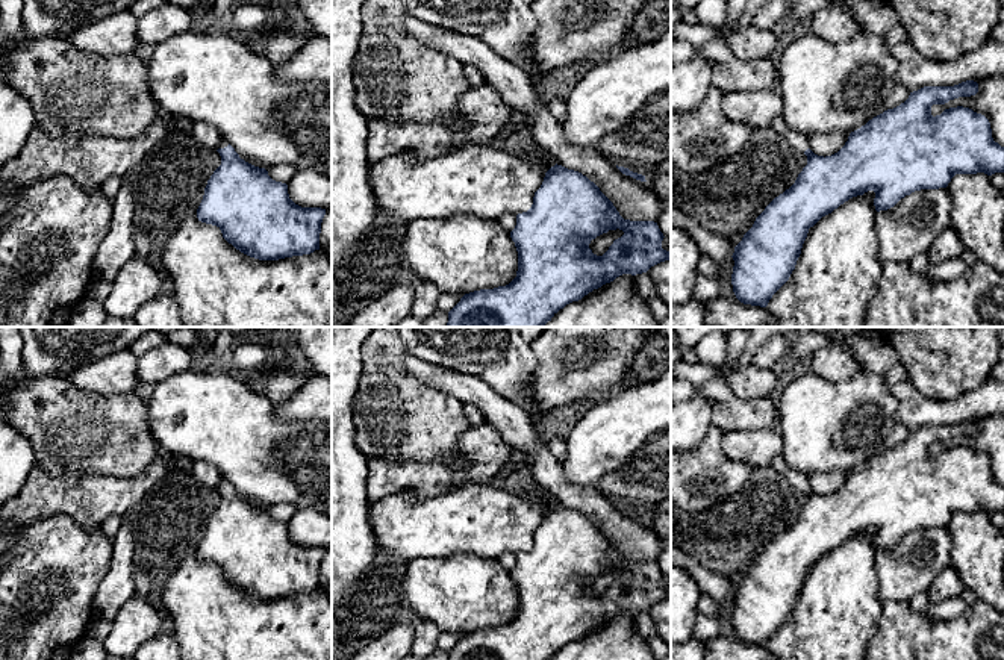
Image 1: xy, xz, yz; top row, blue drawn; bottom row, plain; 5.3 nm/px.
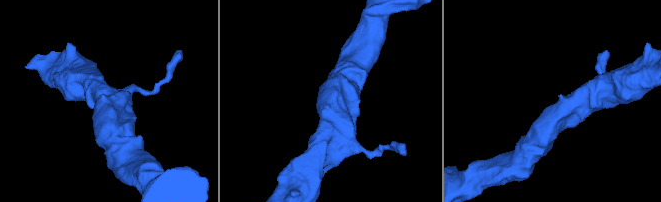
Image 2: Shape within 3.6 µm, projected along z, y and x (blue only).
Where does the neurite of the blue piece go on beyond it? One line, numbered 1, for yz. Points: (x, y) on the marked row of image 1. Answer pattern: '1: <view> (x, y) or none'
1: yz (798, 141)

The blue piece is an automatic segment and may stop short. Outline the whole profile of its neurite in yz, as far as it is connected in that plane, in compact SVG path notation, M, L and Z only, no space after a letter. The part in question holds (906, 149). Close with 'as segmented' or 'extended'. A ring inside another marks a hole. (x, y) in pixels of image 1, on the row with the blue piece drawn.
M974 80L913 91L900 106L851 132L845 145L825 157L815 154L807 136L789 129L781 115L775 117L771 127L807 156L807 165L795 183L765 207L734 247L731 285L736 298L744 304L766 307L795 269L809 229L853 197L874 191L874 206L880 212L893 207L915 191L946 188L956 174L1004 173L1004 147L993 141L984 115L963 106L931 115L933 104L945 104L977 92L978 83Z | extended

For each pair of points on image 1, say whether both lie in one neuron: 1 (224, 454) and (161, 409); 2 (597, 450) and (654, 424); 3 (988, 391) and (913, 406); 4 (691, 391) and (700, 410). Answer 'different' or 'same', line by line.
1: same
2: same
3: same
4: different

